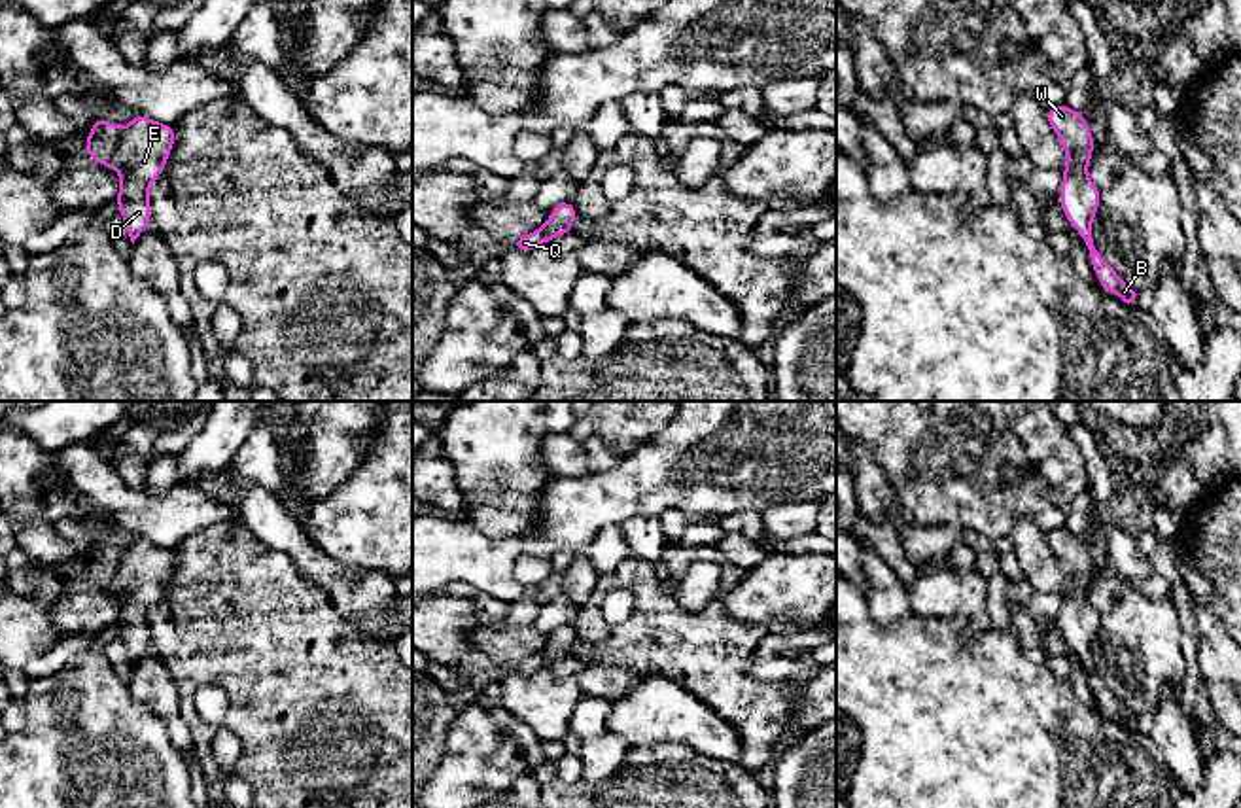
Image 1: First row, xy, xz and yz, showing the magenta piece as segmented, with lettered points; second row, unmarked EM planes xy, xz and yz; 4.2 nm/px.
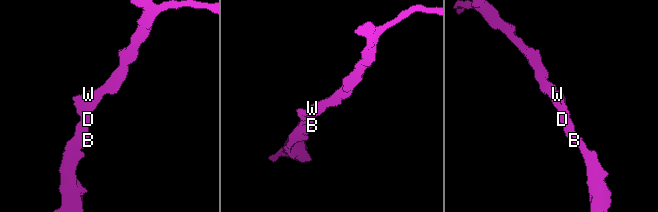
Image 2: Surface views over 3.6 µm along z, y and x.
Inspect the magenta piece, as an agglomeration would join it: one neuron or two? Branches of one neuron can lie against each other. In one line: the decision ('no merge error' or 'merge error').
no merge error

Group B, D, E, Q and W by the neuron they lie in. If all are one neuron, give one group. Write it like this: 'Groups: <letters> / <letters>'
Groups: B D E Q W

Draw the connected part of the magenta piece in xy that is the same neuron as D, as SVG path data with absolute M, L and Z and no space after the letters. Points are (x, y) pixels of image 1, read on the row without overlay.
M134 537L125 554L100 539L85 562L85 579L121 596L115 624L132 668L151 647L148 611L163 598L174 558L174 549Z

